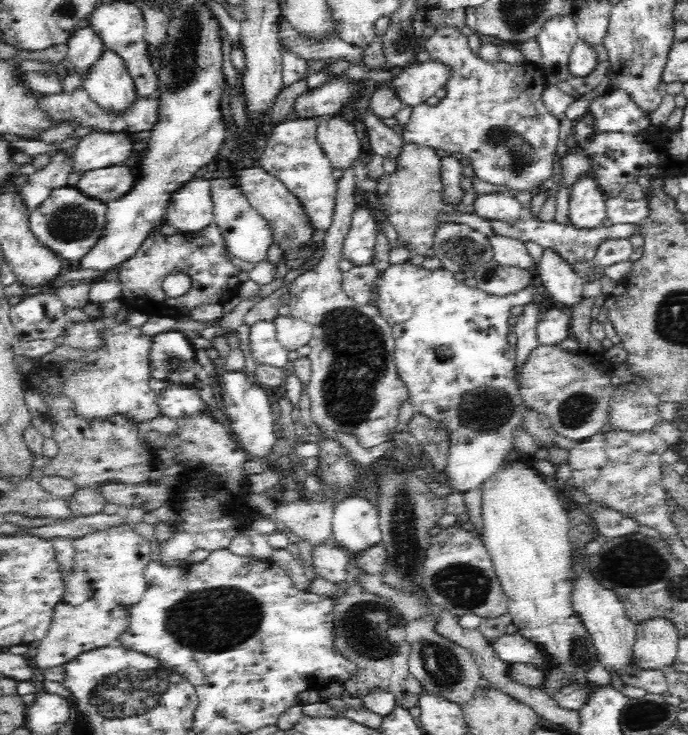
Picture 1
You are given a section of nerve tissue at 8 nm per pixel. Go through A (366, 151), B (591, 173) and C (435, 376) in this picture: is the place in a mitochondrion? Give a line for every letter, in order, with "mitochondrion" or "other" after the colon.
A: other
B: other
C: other

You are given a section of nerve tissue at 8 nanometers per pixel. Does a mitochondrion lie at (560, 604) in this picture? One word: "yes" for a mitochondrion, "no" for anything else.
no

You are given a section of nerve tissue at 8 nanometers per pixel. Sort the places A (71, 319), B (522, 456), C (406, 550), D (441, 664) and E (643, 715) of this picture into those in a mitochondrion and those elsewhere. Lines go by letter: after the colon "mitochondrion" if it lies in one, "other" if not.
A: other
B: other
C: mitochondrion
D: mitochondrion
E: mitochondrion

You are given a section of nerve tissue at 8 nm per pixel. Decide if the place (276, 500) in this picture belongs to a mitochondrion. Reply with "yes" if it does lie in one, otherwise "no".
no

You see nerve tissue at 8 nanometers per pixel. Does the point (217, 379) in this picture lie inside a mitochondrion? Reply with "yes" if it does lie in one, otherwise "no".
no

